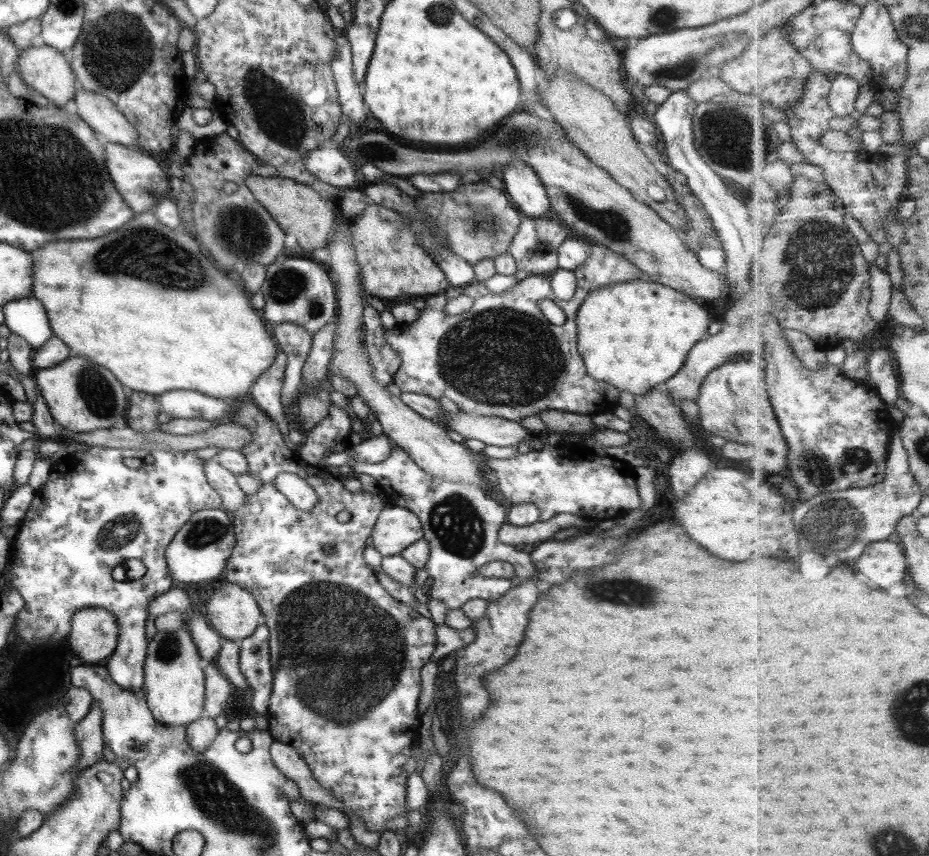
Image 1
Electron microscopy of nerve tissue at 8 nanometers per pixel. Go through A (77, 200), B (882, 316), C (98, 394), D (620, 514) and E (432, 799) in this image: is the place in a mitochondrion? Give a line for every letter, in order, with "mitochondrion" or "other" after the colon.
A: mitochondrion
B: other
C: mitochondrion
D: other
E: other

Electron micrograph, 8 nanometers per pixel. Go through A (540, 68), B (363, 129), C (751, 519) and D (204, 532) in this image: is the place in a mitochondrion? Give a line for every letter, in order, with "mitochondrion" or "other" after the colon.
A: other
B: other
C: other
D: mitochondrion

